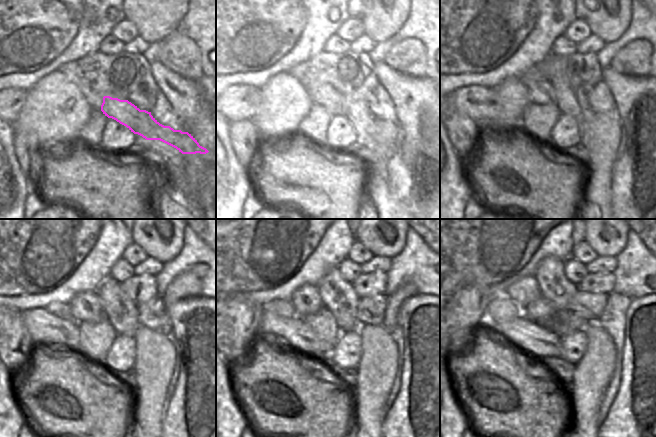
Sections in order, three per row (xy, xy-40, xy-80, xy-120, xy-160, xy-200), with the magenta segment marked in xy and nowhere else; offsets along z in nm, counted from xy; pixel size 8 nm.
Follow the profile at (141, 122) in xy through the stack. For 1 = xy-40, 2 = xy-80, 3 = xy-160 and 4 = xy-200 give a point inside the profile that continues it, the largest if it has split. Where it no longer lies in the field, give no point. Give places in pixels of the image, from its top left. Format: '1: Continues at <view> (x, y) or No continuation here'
1: Continues at xy-40 (325, 95)
2: Continues at xy-80 (540, 91)
3: Continues at xy-160 (306, 300)
4: Continues at xy-200 (524, 291)

